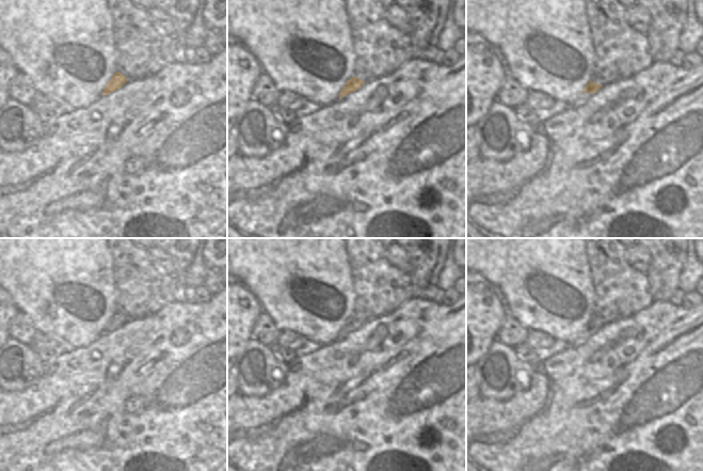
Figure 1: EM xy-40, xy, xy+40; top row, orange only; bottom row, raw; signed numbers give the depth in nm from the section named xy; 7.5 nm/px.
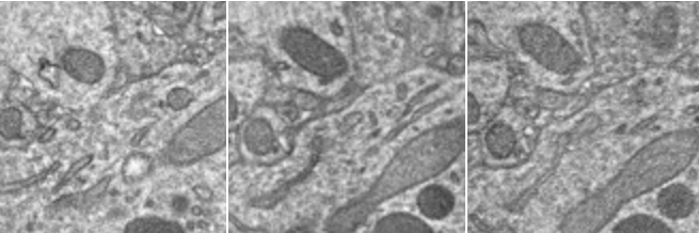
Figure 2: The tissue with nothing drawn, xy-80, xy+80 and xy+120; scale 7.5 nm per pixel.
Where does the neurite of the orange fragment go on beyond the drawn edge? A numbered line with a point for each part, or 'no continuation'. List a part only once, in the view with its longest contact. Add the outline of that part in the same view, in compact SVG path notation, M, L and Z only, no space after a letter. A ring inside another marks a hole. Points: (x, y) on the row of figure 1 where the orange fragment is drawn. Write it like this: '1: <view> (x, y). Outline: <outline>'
1: xy+40 (581, 98). Outline: M590 92L582 93L570 106L573 108L577 108L582 104L585 104L593 94L594 93L590 93Z

